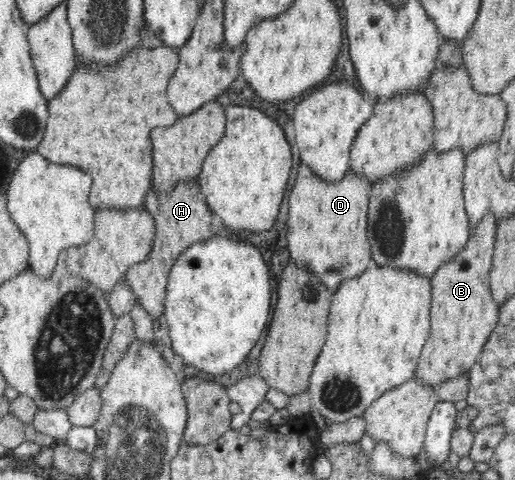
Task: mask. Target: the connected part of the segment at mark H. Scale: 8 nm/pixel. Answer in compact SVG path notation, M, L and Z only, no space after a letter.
M180 180L168 192L155 192L153 186L151 186L146 194L144 207L155 220L152 250L148 254L148 260L136 262L136 264L130 266L131 270L128 270L125 281L137 296L137 304L145 312L148 312L153 320L156 320L164 312L164 296L166 284L172 271L172 264L178 260L178 256L188 246L212 238L212 212L208 208L205 196L201 193L201 186L196 180Z

